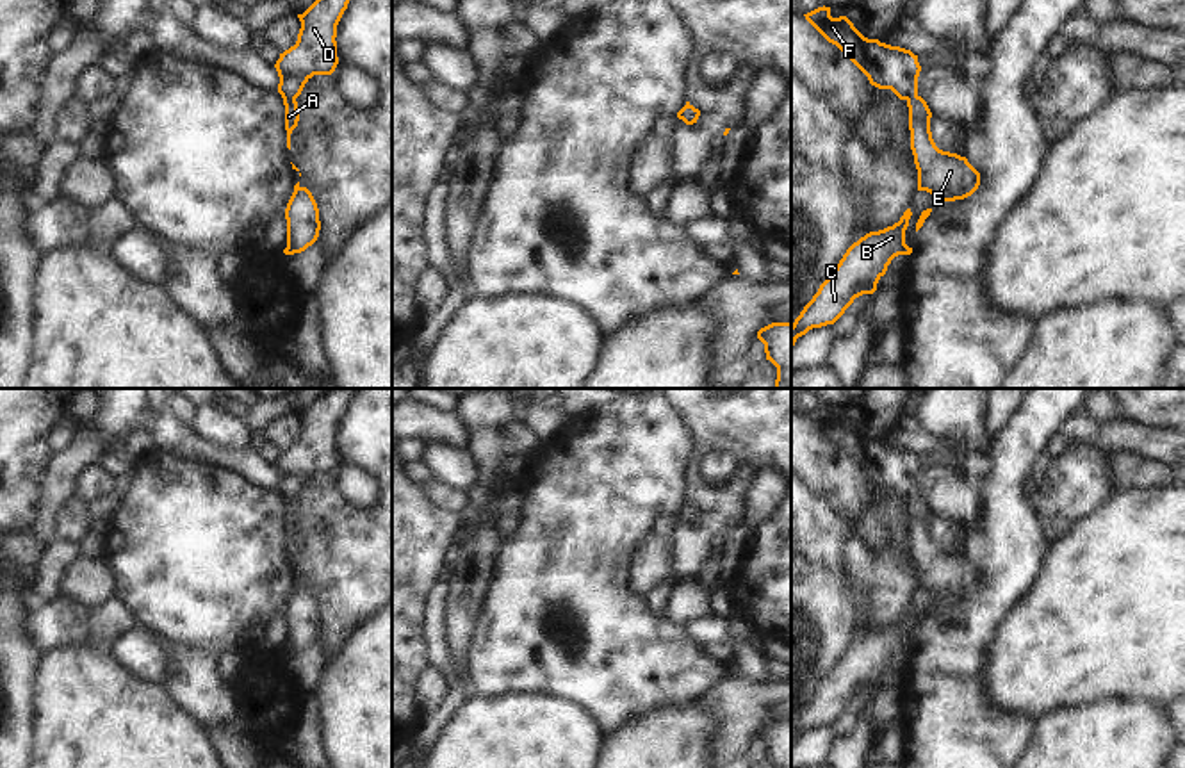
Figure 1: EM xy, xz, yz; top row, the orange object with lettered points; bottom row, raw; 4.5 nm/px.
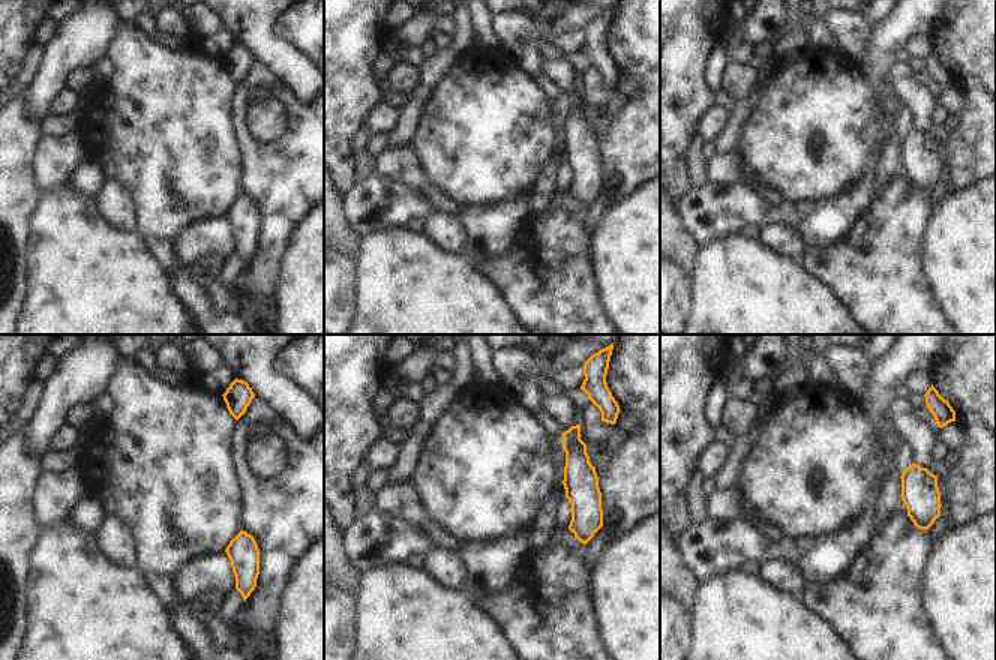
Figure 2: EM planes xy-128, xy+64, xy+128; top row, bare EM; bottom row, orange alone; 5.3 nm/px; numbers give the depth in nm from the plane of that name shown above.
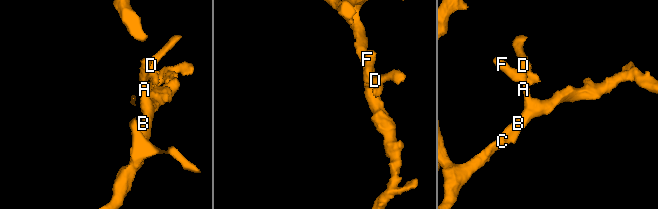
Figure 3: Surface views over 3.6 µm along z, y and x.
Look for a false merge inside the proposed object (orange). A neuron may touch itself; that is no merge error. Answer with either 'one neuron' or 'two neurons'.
one neuron

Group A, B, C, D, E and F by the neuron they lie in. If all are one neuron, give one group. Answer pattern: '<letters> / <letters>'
A B C D E F

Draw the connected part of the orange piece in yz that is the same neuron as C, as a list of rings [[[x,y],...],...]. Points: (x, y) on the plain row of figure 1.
[[[907,608],[898,622],[866,633],[846,649],[836,668],[791,723],[791,747],[809,729],[834,723],[855,697],[873,693],[891,659],[912,652],[912,647],[905,643],[911,615],[912,611]]]

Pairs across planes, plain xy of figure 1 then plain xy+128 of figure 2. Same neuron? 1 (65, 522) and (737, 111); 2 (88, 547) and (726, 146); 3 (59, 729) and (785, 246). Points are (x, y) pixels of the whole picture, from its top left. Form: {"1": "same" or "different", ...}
{"1": "different", "2": "same", "3": "different"}

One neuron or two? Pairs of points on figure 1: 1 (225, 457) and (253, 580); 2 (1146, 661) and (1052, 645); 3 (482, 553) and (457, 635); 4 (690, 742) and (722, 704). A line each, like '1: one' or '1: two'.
1: two
2: one
3: one
4: two

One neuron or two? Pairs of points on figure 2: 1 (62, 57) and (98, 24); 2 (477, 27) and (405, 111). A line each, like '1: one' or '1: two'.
1: one
2: two

